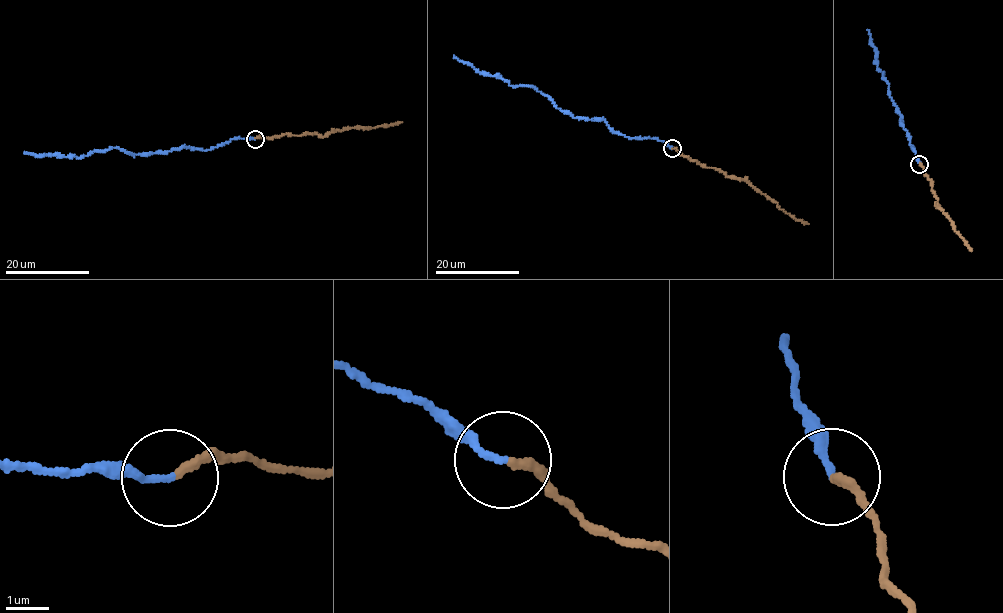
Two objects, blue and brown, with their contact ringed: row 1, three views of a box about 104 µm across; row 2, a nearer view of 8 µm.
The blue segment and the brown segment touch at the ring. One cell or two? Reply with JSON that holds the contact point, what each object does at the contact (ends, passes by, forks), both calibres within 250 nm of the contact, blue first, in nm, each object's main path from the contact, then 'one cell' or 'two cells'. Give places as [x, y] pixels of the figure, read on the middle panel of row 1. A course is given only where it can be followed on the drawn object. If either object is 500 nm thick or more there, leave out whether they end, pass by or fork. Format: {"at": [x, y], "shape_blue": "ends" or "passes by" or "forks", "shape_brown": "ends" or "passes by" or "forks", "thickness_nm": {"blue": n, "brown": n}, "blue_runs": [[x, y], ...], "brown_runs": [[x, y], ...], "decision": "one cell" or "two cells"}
{"at": [672, 148], "shape_blue": "ends", "shape_brown": "ends", "thickness_nm": {"blue": 160, "brown": 200}, "blue_runs": [[672, 148], [654, 138], [612, 132], [604, 120], [573, 117], [538, 91], [484, 76], [453, 55]], "brown_runs": [[672, 148], [707, 167], [723, 171], [727, 176], [745, 179], [795, 218], [808, 224]], "decision": "one cell"}

